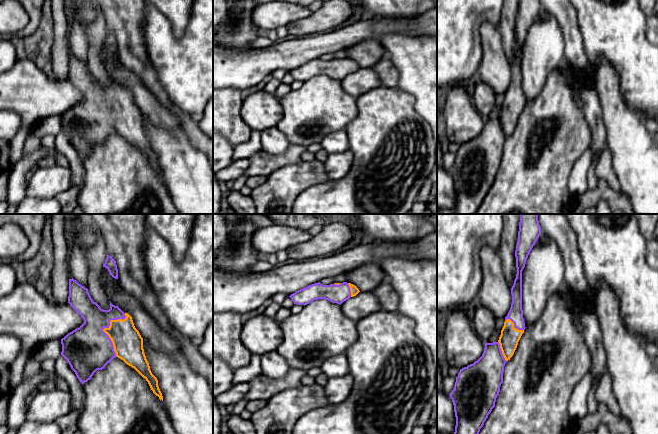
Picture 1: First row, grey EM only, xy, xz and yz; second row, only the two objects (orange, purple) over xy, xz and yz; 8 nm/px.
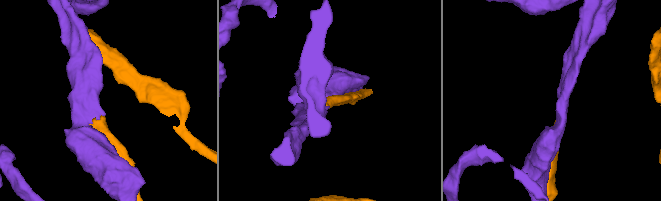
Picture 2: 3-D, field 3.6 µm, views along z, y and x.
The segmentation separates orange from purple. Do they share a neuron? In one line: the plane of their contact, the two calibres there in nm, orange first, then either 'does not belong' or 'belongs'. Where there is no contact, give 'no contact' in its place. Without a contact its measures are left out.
xy | 240/380 nm | belongs

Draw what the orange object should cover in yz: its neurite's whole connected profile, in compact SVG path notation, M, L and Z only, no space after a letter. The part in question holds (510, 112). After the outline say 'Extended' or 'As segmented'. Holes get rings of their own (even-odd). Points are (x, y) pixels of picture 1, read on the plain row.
M519 0L515 26L517 50L511 64L512 79L497 118L485 119L482 132L460 145L450 169L456 193L454 214L475 214L495 183L503 159L504 142L524 109L522 47L539 12L539 0Z. Extended

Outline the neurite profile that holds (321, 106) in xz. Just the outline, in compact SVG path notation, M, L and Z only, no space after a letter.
M325 75L314 76L305 81L300 89L291 90L279 99L283 115L276 127L290 144L307 148L320 143L329 133L345 129L358 114L356 100L356 97L344 91L340 80Z

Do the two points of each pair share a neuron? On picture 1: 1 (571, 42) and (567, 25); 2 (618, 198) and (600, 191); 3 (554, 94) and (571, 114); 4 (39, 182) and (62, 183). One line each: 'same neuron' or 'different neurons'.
1: same neuron
2: same neuron
3: same neuron
4: same neuron

